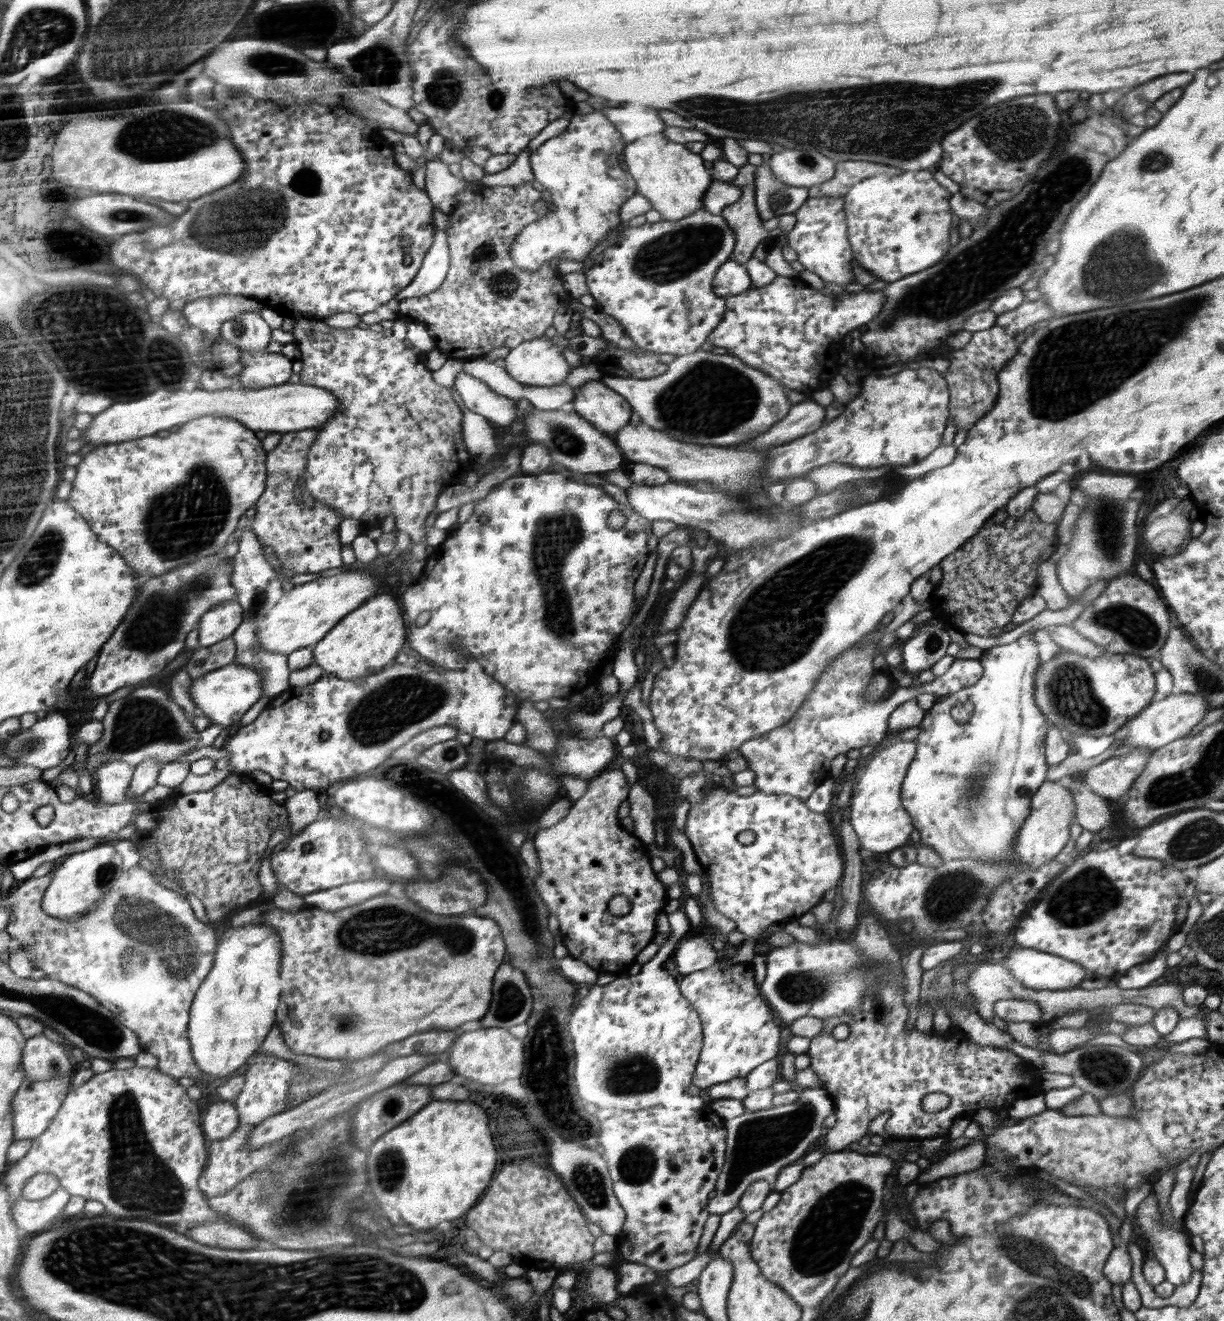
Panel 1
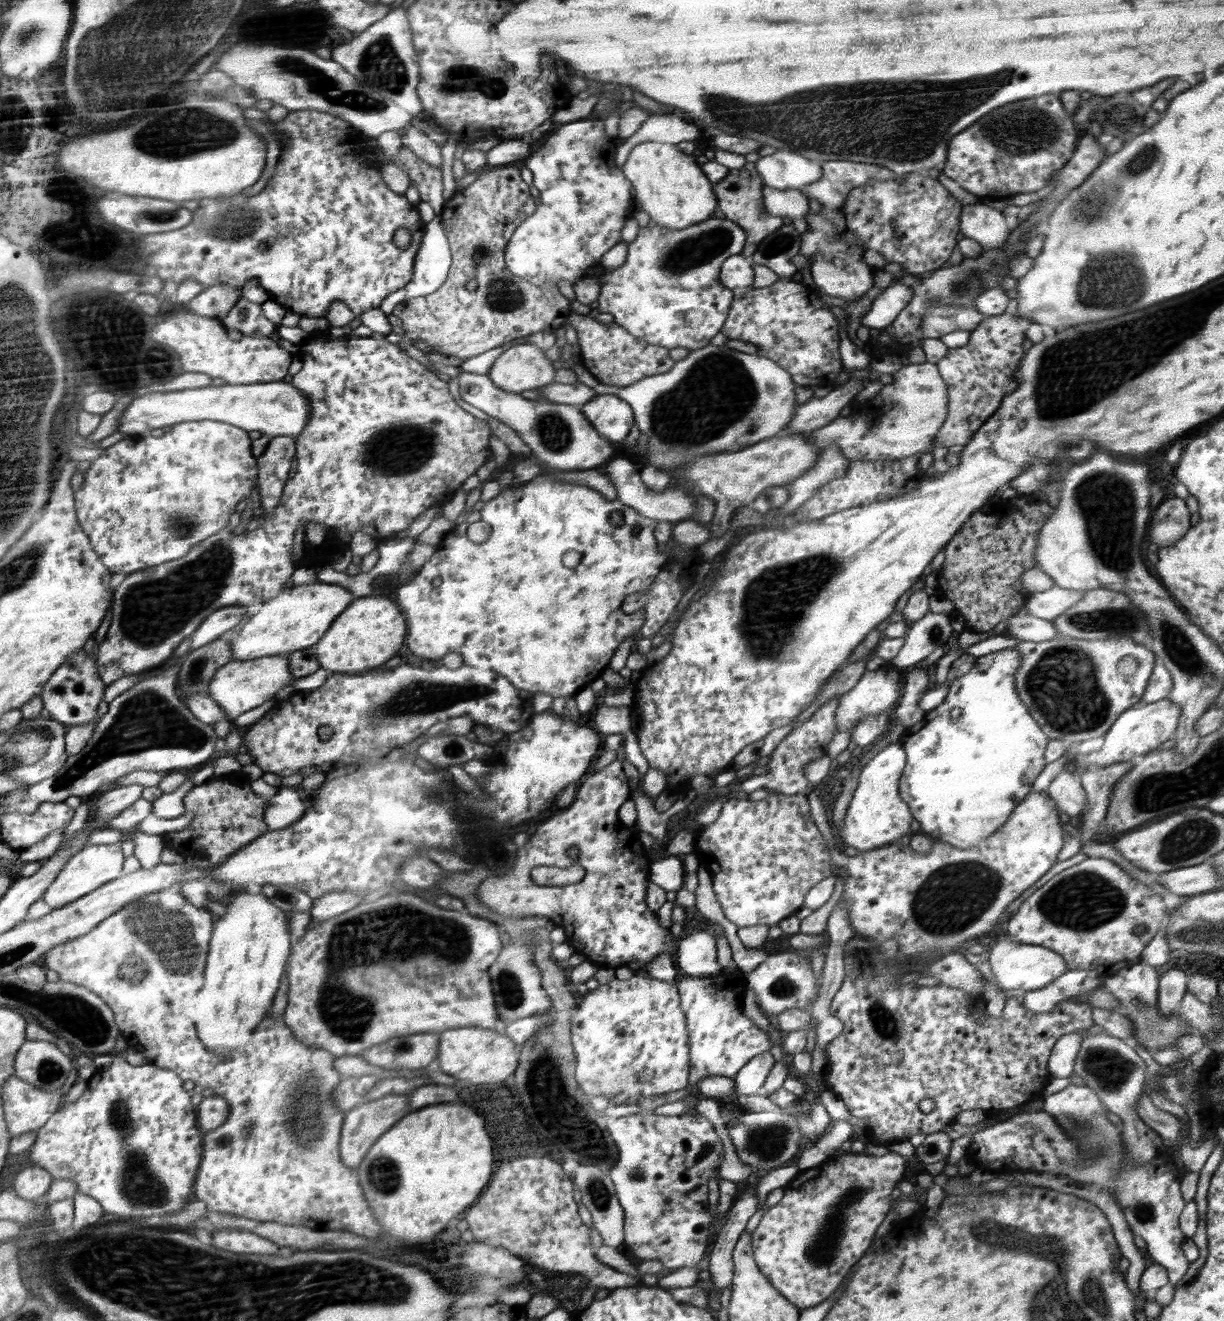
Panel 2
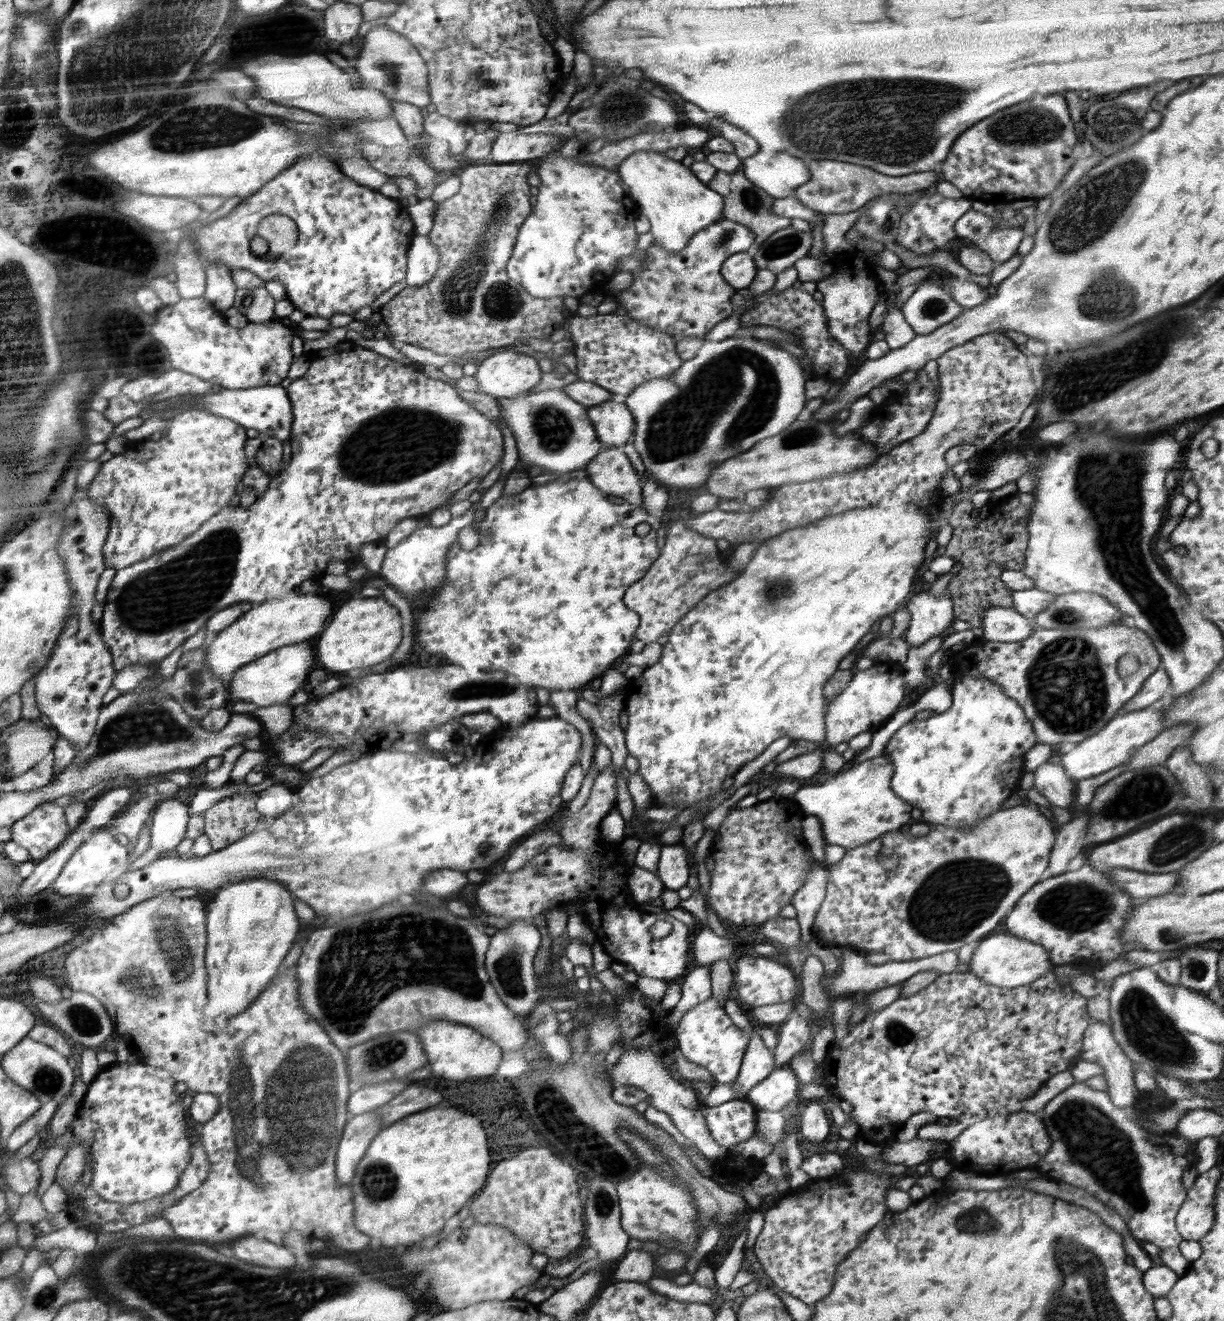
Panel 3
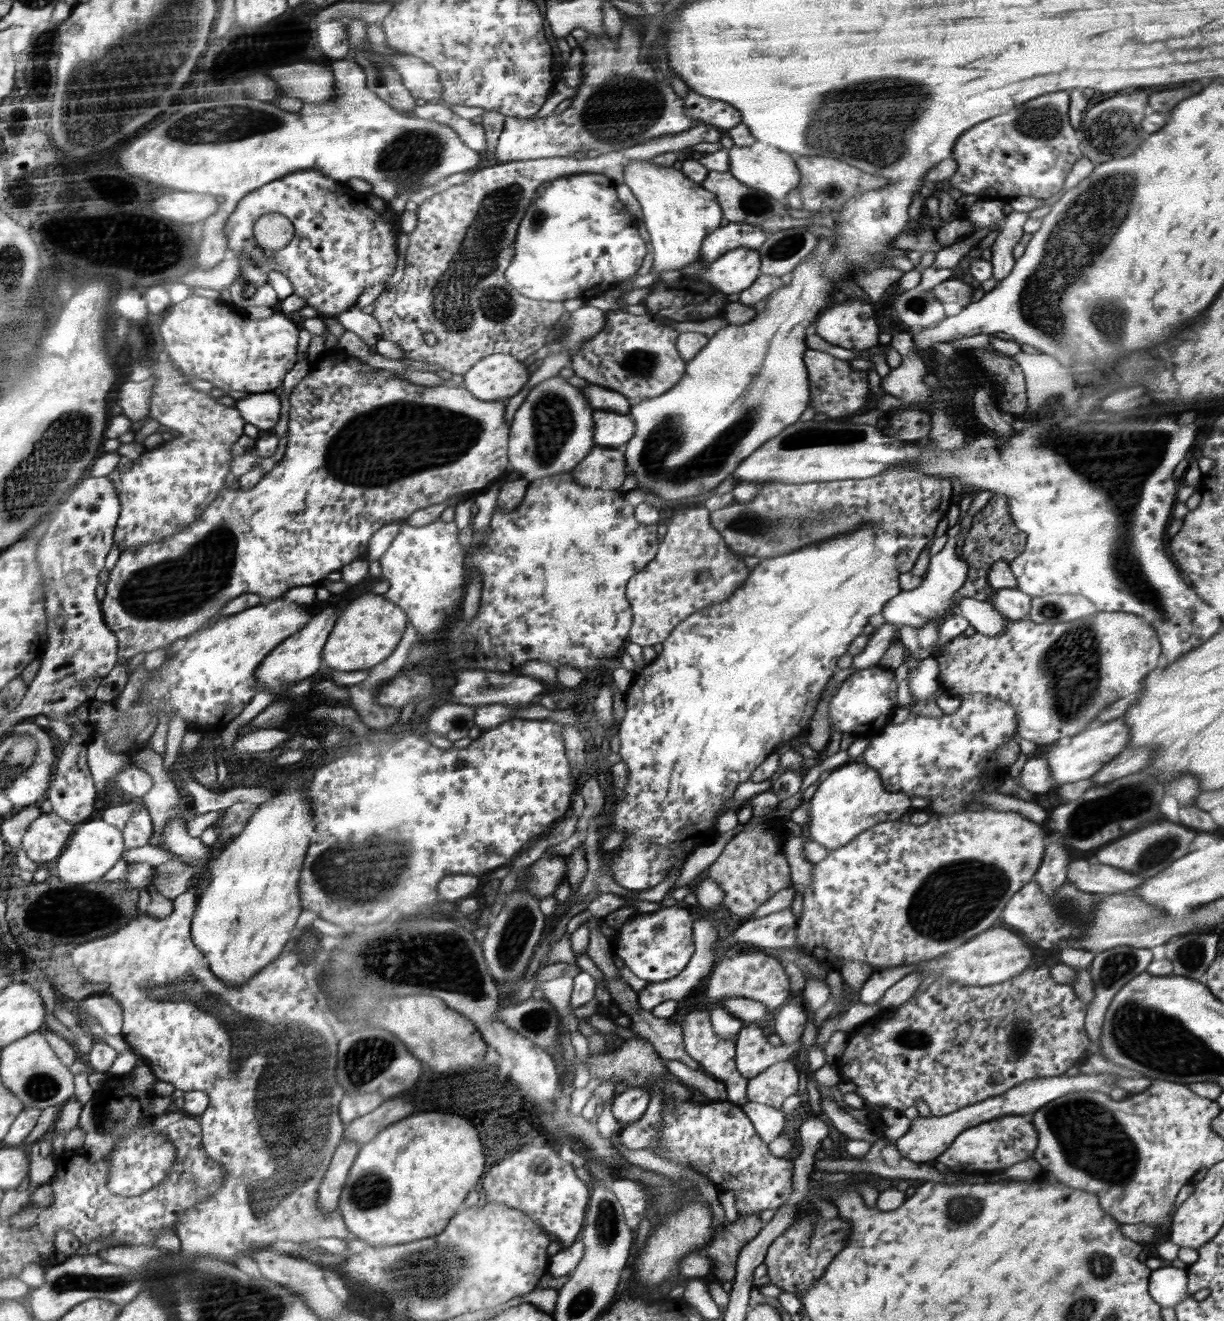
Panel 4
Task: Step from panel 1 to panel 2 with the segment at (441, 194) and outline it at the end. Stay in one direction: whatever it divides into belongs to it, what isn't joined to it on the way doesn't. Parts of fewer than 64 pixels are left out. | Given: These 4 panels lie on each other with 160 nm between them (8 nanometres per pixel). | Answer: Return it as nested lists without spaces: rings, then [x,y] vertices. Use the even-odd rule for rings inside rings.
[[[415,121],[406,125],[405,128],[404,135],[401,135],[402,143],[420,160],[441,169],[442,155],[440,155],[440,147],[438,147],[437,142],[430,139],[429,135],[421,128],[418,128]]]

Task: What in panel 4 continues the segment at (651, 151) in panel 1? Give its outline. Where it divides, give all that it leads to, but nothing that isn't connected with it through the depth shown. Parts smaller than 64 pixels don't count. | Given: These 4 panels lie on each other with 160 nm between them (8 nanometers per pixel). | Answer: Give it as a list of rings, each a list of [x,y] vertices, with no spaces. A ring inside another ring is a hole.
[[[651,159],[629,162],[624,167],[623,183],[630,187],[642,208],[643,222],[647,226],[653,248],[652,267],[656,268],[658,272],[664,272],[664,270],[681,271],[690,268],[690,264],[698,262],[699,256],[702,254],[703,241],[712,234],[713,230],[721,227],[723,207],[717,196],[712,191],[705,189],[701,183],[689,179],[676,166],[658,166]]]

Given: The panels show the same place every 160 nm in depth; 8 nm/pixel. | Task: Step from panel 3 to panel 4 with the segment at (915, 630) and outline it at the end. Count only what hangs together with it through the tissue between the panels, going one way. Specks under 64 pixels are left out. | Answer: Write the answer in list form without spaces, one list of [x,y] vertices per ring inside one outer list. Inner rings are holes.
[[[952,532],[945,546],[935,556],[930,558],[930,563],[926,574],[922,577],[922,583],[915,589],[904,591],[885,605],[882,616],[886,623],[901,626],[902,624],[912,625],[914,628],[922,628],[924,624],[931,620],[940,622],[948,608],[953,605],[955,593],[963,588],[967,577],[967,564],[964,557],[956,554],[957,541],[961,536],[957,532]]]

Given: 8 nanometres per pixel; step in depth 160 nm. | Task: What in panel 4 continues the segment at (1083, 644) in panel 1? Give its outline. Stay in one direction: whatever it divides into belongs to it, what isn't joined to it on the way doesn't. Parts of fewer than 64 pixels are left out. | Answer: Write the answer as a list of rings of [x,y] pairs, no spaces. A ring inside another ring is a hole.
[[[963,598],[960,602],[953,601],[951,608],[954,614],[964,616],[976,631],[986,636],[1000,636],[1010,621],[988,601]]]

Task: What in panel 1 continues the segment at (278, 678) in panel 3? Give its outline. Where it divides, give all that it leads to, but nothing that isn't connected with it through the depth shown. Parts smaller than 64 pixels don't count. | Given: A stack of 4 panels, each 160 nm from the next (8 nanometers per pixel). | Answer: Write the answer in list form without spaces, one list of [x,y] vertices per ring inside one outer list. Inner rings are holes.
[[[230,663],[192,680],[189,688],[195,707],[213,723],[235,727],[242,715],[263,695],[263,675],[243,664]]]

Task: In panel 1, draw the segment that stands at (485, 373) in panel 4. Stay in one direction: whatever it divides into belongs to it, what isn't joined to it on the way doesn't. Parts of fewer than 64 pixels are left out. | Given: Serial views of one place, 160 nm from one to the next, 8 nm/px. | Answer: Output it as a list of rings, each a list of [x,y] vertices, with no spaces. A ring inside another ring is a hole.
[[[546,335],[512,348],[501,364],[515,381],[539,387],[562,384],[570,372],[559,341]]]

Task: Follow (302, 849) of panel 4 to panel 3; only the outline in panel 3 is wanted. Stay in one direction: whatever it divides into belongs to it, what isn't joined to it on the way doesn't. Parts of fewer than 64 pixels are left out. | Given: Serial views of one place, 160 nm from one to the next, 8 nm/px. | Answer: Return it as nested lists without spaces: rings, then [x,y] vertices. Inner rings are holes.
[[[253,878],[222,886],[217,891],[208,905],[208,1014],[213,1020],[216,1017],[216,1022],[229,1022],[248,1009],[270,984],[272,976],[281,968],[280,962],[292,948],[300,922],[294,912],[294,896],[281,882]]]

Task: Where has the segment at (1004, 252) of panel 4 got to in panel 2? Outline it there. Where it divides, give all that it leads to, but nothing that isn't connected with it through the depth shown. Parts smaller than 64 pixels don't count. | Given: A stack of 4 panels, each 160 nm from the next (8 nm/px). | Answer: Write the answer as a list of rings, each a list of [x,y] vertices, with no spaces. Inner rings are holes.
[[[966,204],[960,213],[960,230],[966,237],[977,240],[982,247],[1000,248],[1008,234],[1008,214],[985,204]]]

